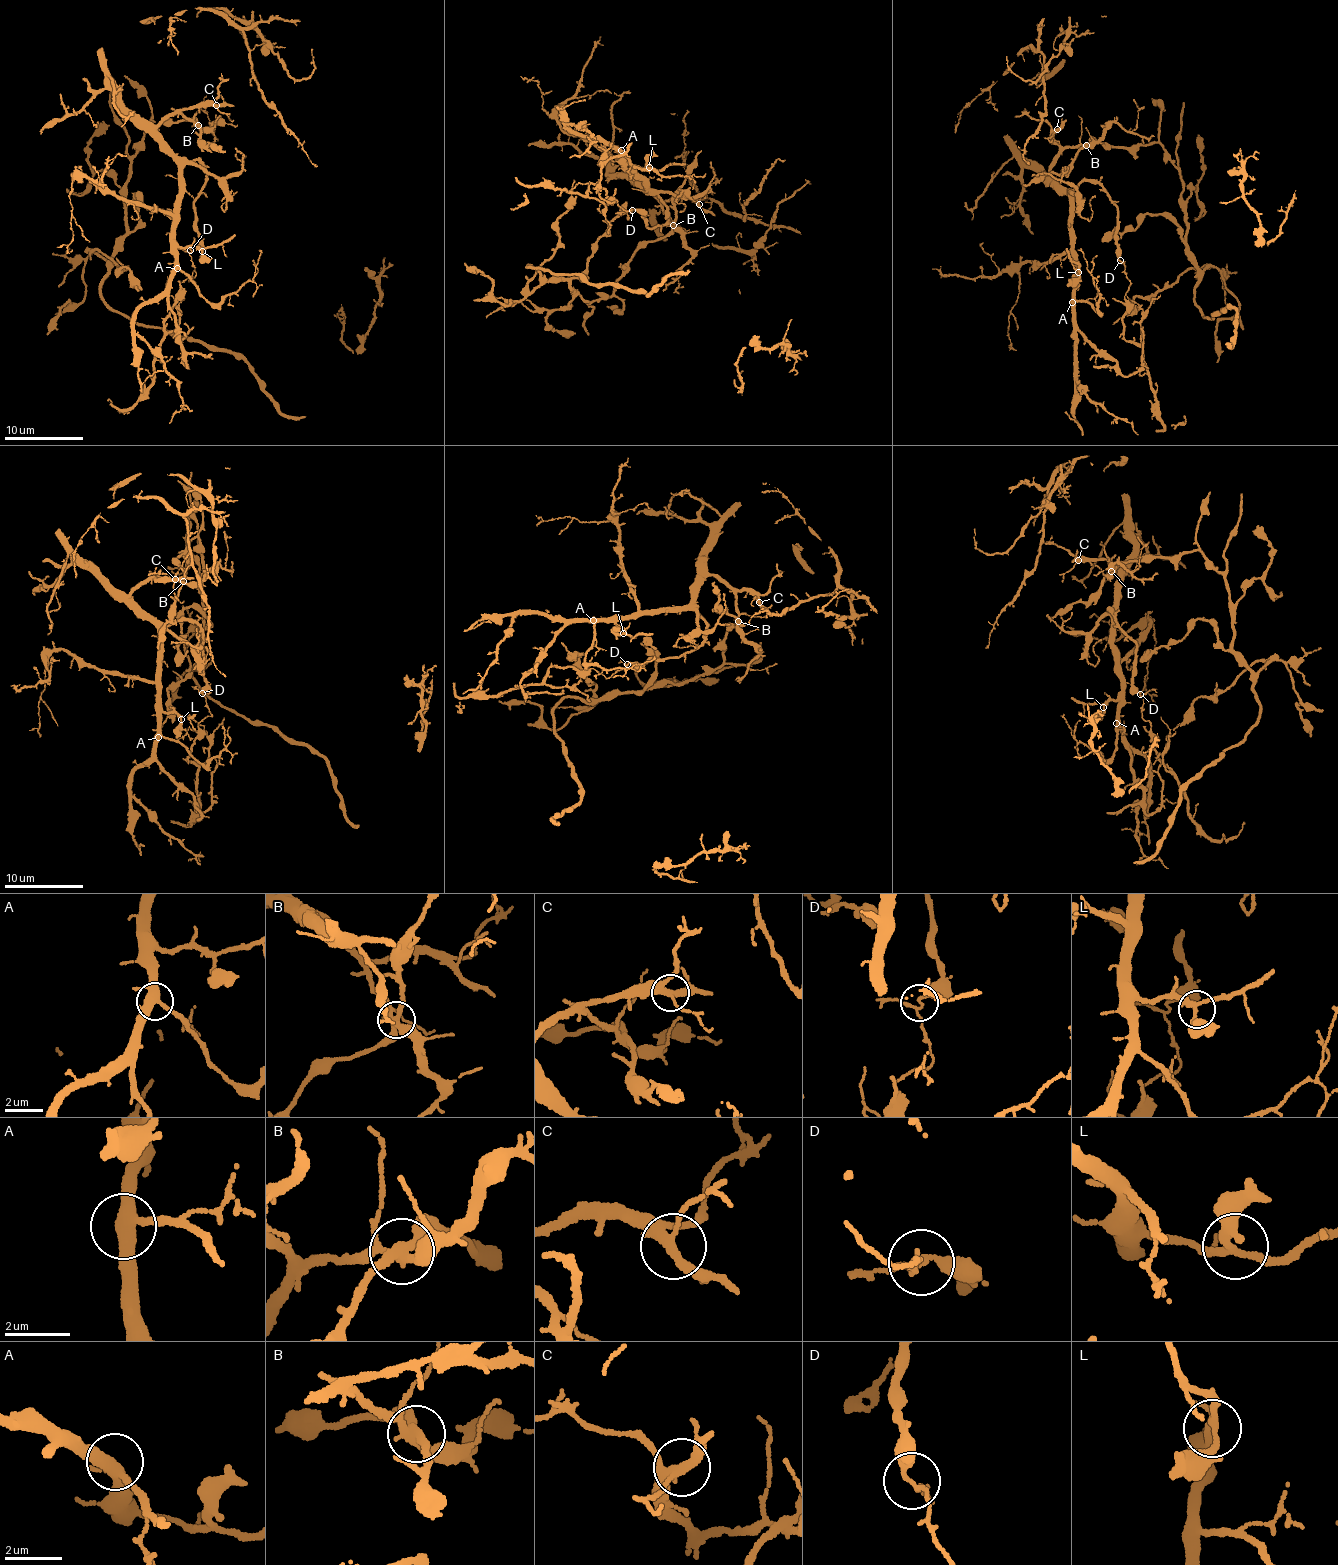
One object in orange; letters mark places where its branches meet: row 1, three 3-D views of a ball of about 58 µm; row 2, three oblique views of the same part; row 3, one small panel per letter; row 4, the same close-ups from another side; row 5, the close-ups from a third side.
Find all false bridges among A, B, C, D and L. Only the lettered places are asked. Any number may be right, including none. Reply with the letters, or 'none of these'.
B, D

